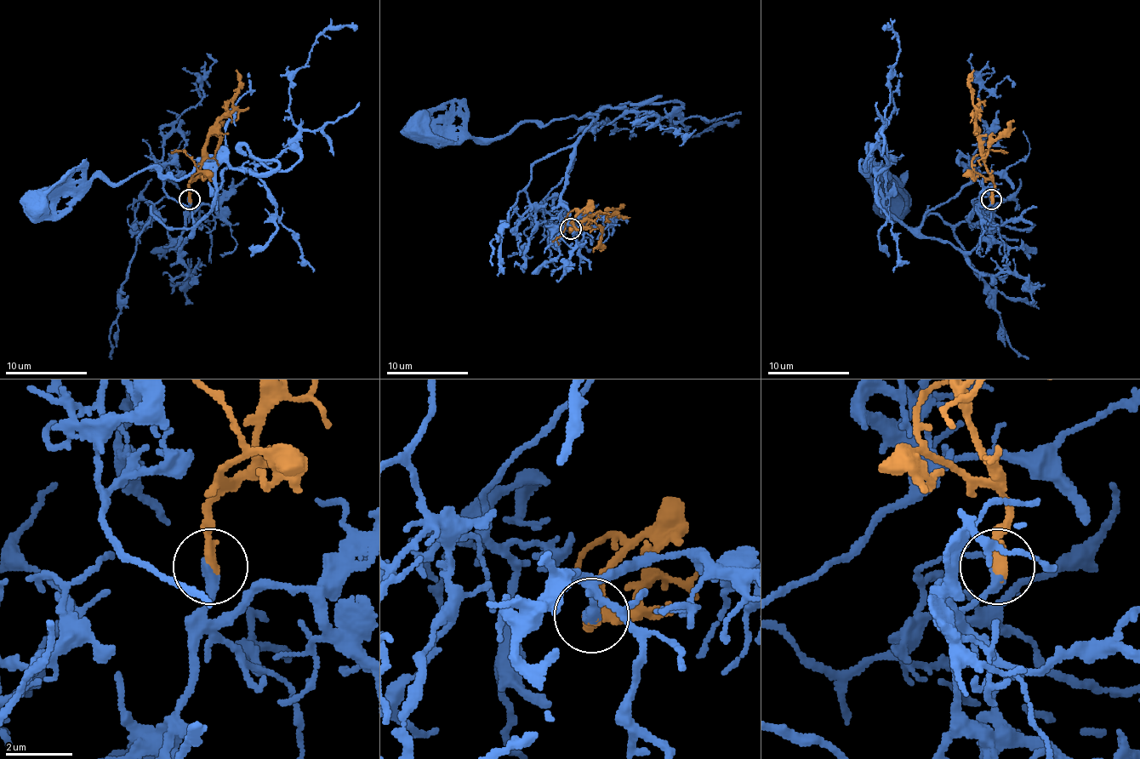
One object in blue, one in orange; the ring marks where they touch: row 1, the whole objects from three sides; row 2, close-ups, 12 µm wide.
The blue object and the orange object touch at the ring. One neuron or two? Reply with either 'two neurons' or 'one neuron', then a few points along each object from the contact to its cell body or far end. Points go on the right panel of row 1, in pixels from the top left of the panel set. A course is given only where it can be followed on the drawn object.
one neuron; course blue (991, 200), (971, 251), (903, 226), (885, 206), (880, 165), (882, 179), (885, 169), (901, 177), (892, 204); course orange (991, 200), (993, 183), (985, 162), (981, 128), (972, 104), (972, 69)

